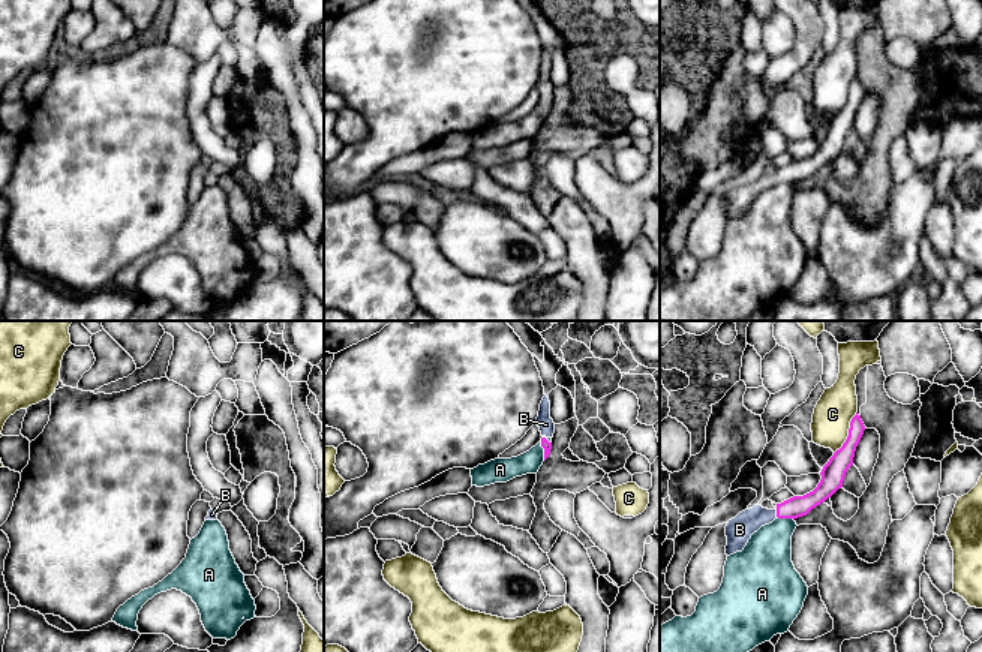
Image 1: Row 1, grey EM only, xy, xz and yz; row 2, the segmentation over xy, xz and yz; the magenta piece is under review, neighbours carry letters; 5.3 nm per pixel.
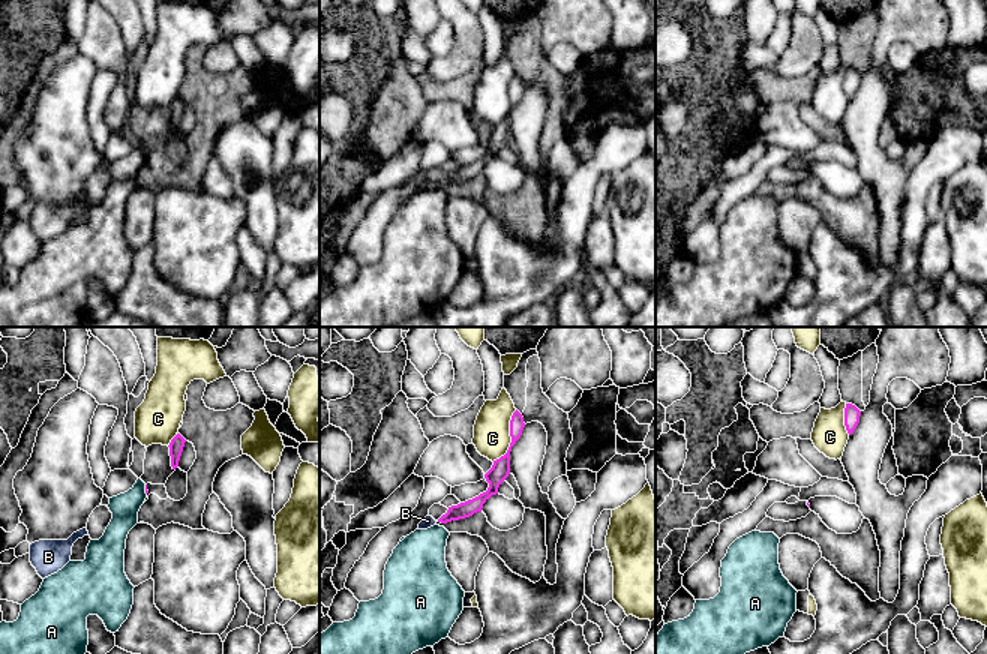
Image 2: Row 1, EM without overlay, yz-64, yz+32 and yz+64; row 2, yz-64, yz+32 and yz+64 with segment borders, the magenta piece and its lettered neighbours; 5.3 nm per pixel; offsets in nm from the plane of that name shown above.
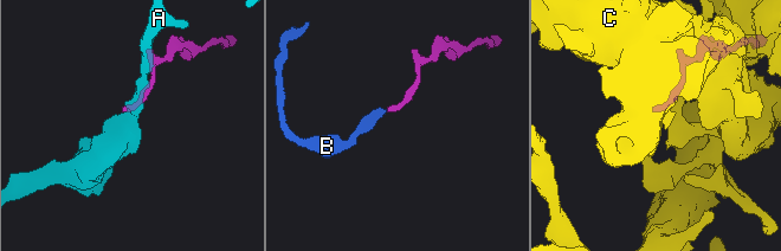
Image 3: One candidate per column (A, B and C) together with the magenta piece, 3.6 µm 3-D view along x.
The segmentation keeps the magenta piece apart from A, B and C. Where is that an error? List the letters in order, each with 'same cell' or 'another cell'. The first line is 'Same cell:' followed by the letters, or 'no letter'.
Same cell: B
A: another cell
B: same cell
C: another cell

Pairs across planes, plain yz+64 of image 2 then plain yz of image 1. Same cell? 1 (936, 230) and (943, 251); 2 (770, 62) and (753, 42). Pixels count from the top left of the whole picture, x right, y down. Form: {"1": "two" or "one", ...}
{"1": "one", "2": "one"}

